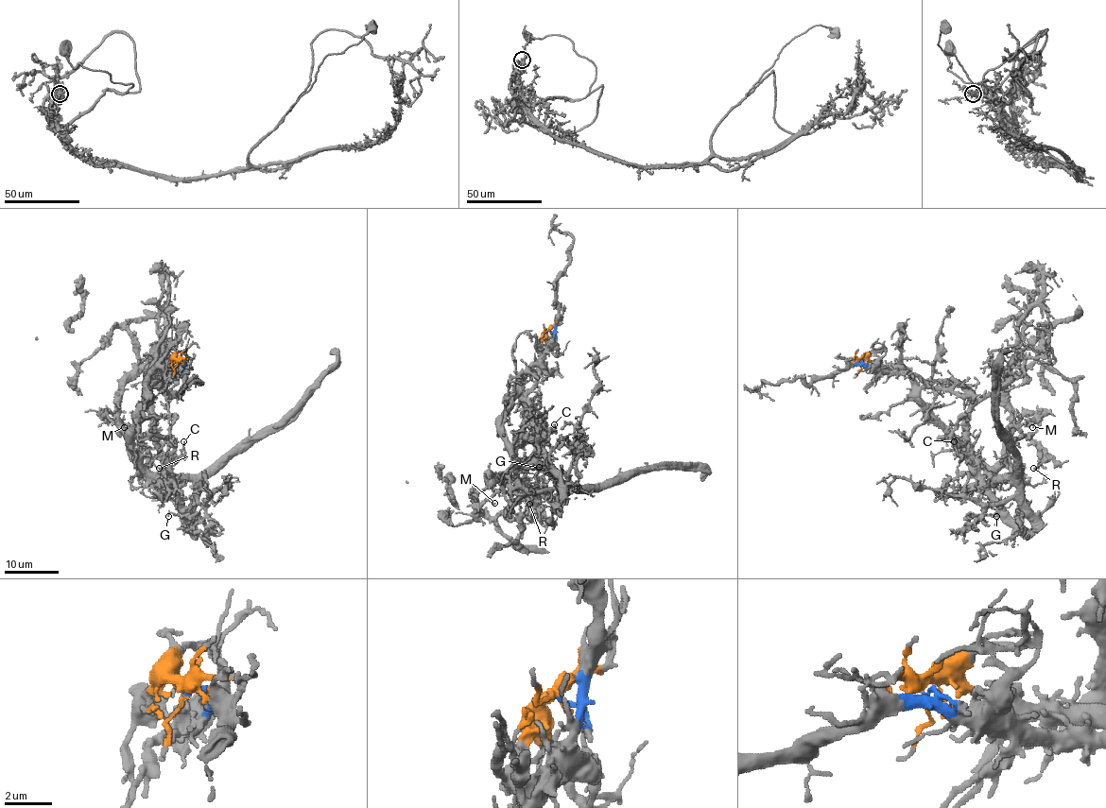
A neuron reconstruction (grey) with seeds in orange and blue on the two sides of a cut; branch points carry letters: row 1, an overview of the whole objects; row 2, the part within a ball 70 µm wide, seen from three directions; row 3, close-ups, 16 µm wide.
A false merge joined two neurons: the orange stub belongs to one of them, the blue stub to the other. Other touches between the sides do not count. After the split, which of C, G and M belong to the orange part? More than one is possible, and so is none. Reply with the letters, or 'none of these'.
C, G, M

